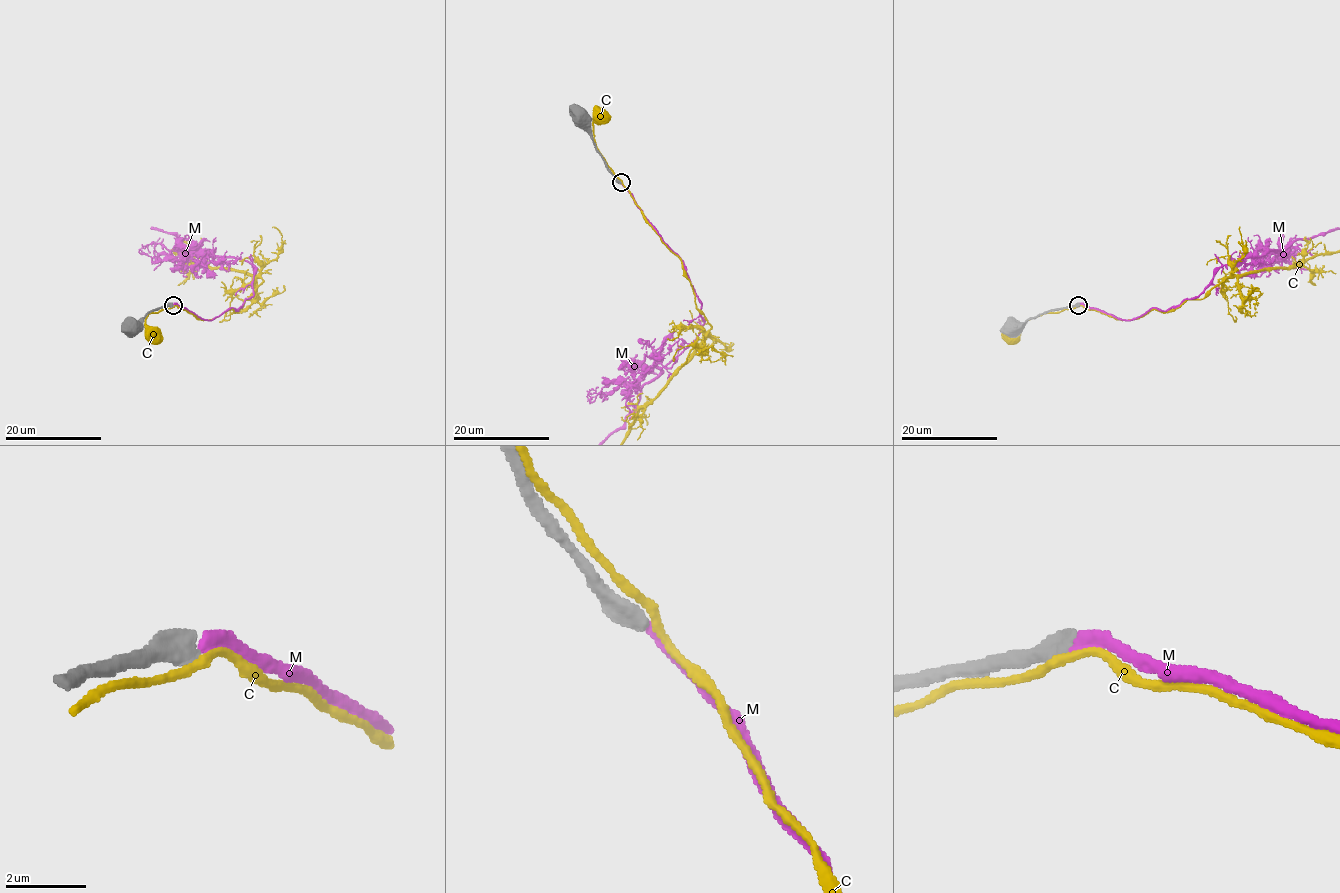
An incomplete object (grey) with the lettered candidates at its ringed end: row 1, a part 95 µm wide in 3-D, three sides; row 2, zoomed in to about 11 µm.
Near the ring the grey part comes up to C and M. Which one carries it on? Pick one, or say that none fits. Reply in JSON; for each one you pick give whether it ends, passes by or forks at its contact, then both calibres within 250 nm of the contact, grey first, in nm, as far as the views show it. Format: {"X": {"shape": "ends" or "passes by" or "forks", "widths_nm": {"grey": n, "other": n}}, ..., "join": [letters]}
{"M": {"shape": "ends", "widths_nm": {"grey": 480, "other": 280}}, "join": ["M"]}

